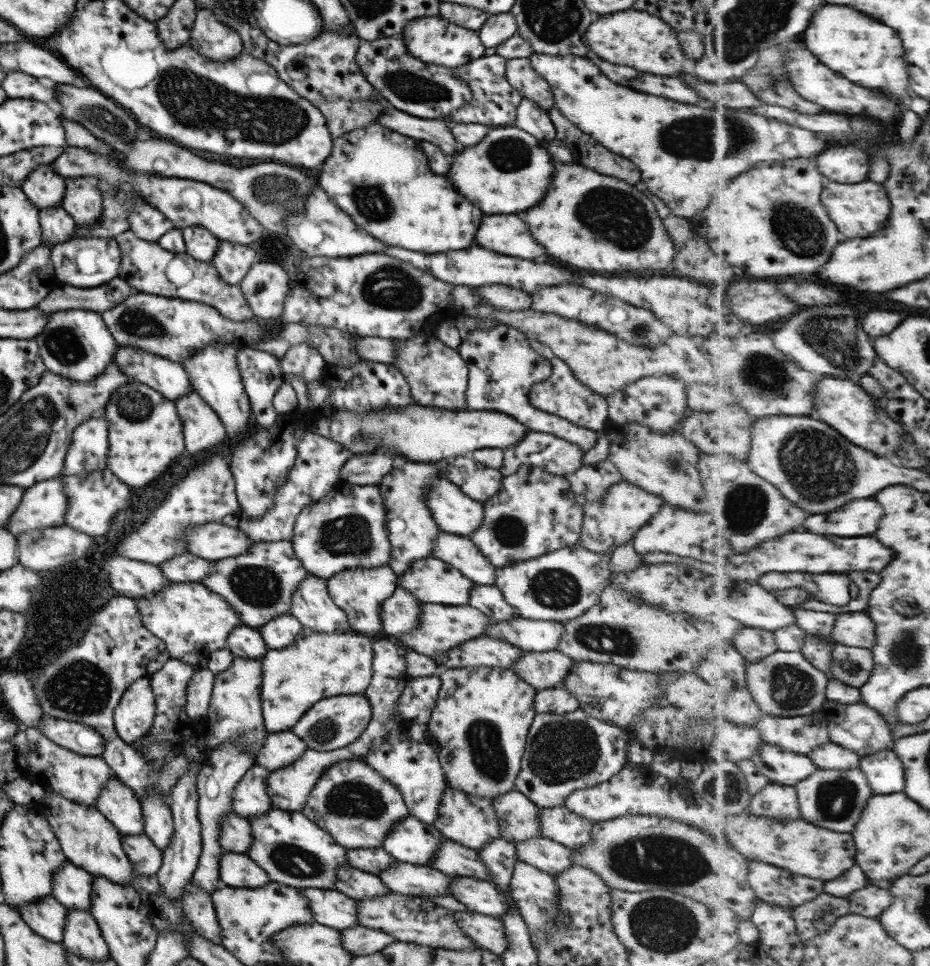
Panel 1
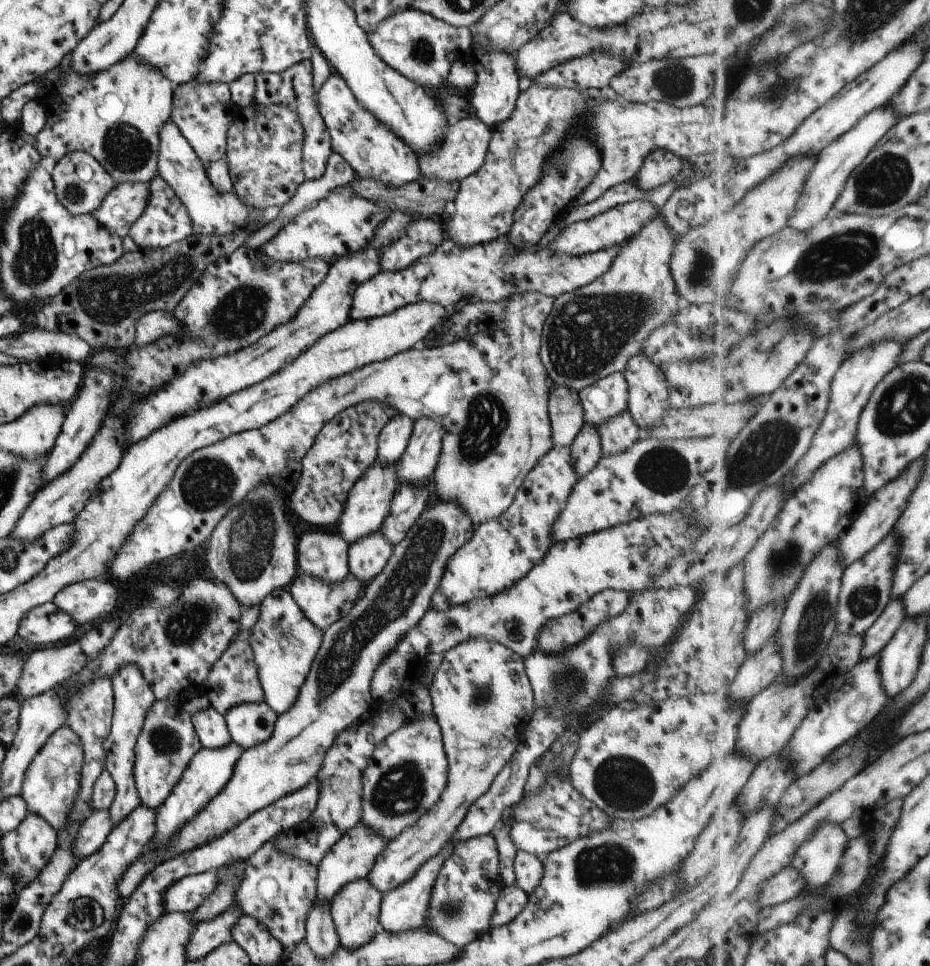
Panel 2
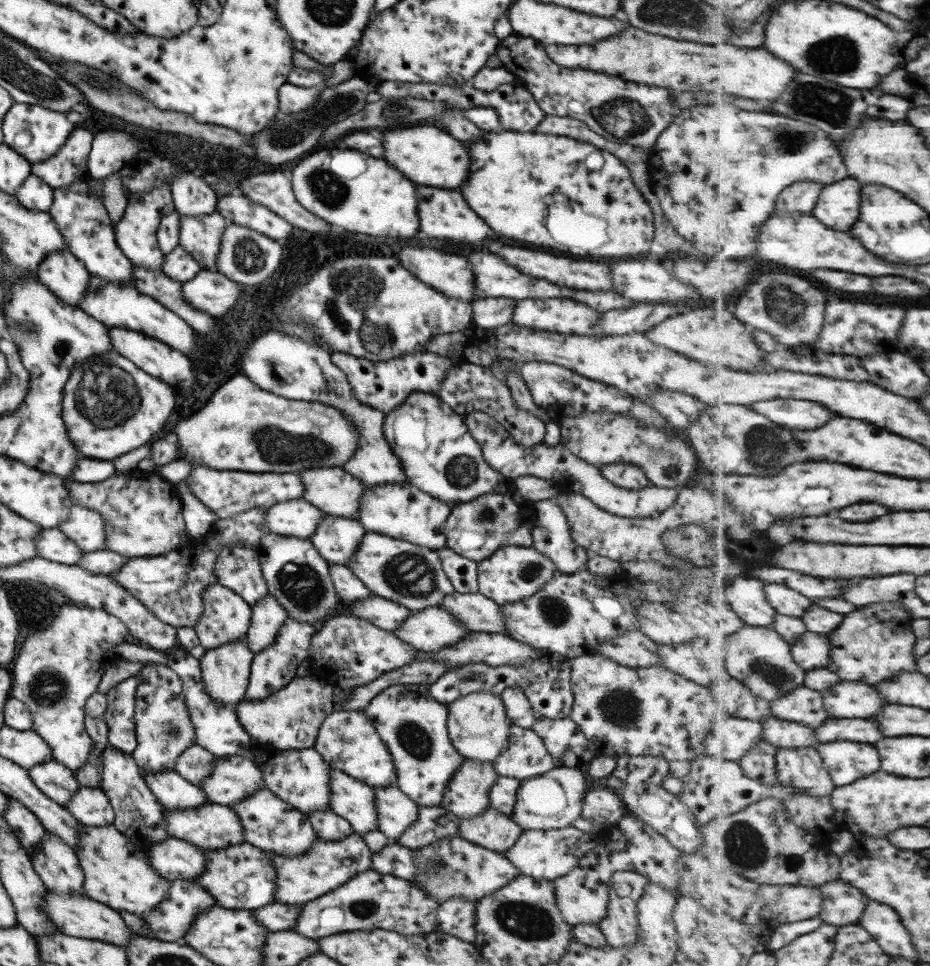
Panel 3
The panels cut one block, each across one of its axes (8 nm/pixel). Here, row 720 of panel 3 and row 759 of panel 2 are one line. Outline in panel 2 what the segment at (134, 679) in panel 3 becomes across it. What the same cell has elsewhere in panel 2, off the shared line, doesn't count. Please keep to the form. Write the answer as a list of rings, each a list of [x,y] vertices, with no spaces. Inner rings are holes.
[[[127,664],[117,668],[117,672],[110,677],[112,686],[112,718],[110,732],[103,742],[104,769],[111,776],[114,783],[114,798],[107,810],[111,826],[117,826],[140,806],[139,796],[135,792],[133,768],[134,768],[134,746],[142,730],[145,714],[153,706],[155,698],[143,680],[143,674],[135,664]]]

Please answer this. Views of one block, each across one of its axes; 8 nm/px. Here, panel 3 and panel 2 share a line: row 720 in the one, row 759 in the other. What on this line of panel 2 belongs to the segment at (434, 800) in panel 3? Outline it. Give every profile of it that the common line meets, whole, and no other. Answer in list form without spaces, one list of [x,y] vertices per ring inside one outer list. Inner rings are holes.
[[[419,716],[417,720],[406,721],[391,732],[371,754],[365,770],[361,772],[361,824],[379,834],[381,838],[396,838],[405,828],[413,826],[429,811],[429,808],[445,790],[448,765],[445,759],[440,728],[433,716]]]

